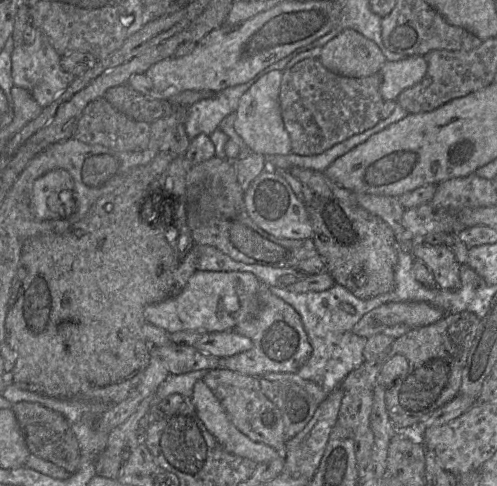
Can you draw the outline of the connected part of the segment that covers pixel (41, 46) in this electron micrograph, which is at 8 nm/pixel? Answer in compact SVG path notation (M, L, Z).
M36 29L34 42L15 47L11 54L11 75L14 85L30 92L42 108L48 106L75 79L74 75L61 68L60 60L61 56L55 51L48 37Z

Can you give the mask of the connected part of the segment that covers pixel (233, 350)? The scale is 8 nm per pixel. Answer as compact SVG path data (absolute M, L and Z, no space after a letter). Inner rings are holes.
M226 330L204 333L200 344L193 347L218 358L225 358L250 350L253 342L234 330Z

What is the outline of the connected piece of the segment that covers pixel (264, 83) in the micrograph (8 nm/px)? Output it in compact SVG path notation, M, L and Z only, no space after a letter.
M272 70L263 75L243 94L236 110L235 131L244 140L249 149L266 157L291 153L291 141L284 127L280 107L280 85L283 72Z

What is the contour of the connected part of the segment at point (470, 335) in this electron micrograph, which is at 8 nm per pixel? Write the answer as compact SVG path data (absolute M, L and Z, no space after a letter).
M472 312L446 314L439 321L422 327L411 328L395 339L376 359L364 361L340 383L345 392L372 390L383 365L392 356L401 354L408 360L407 372L385 391L385 404L389 418L397 431L409 431L418 423L453 400L461 386L462 370L473 344L480 318Z

